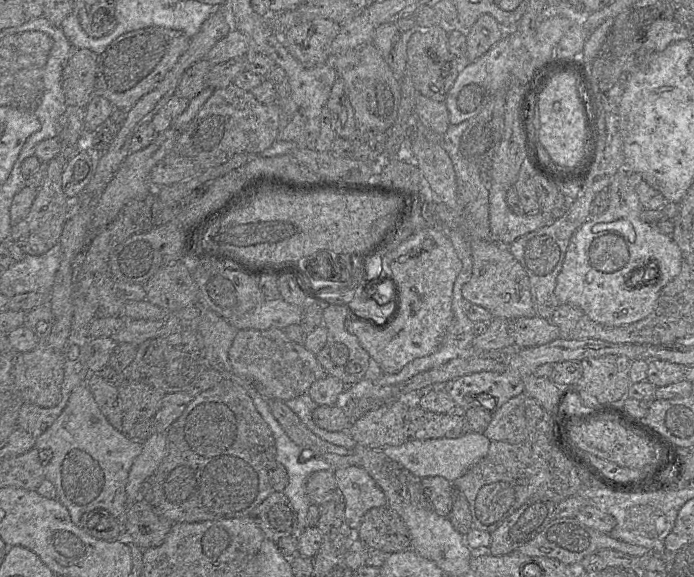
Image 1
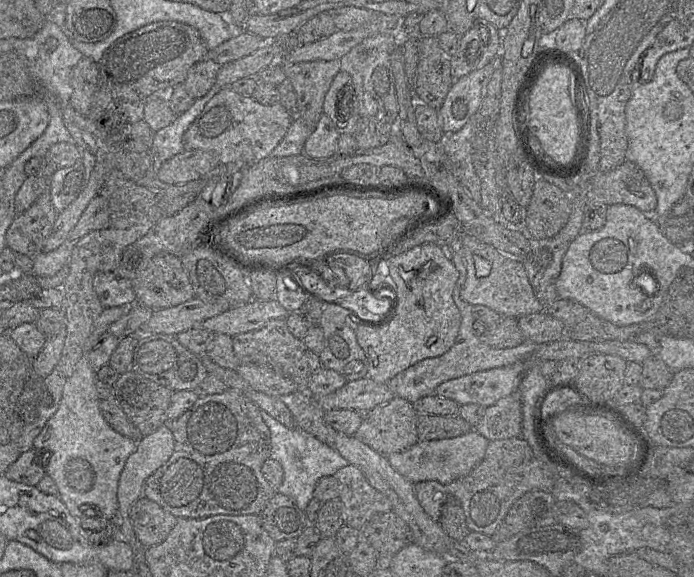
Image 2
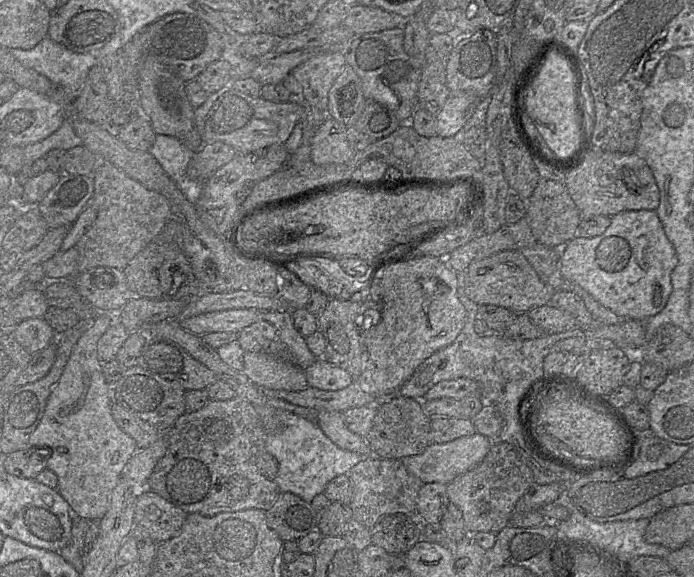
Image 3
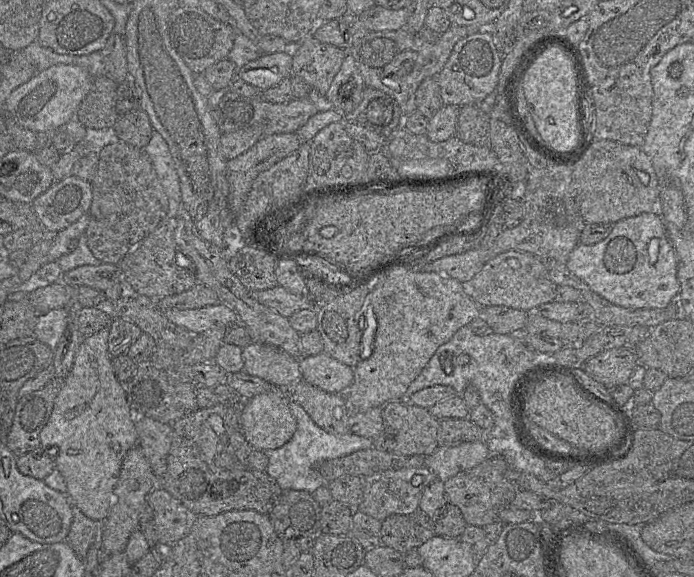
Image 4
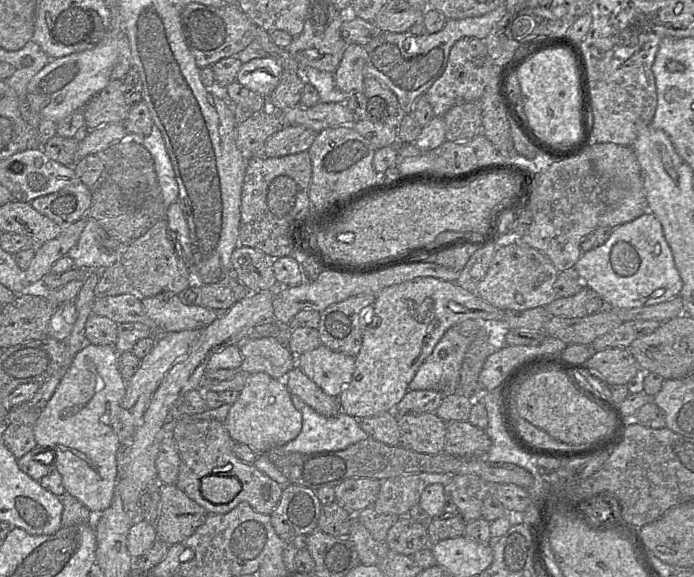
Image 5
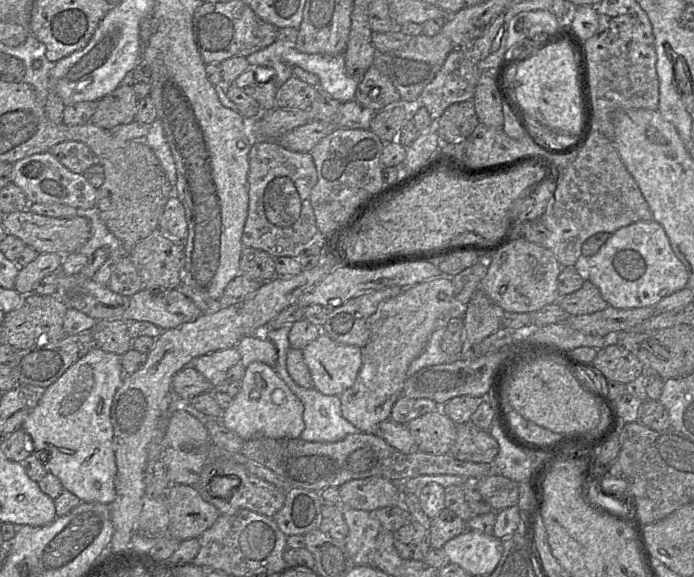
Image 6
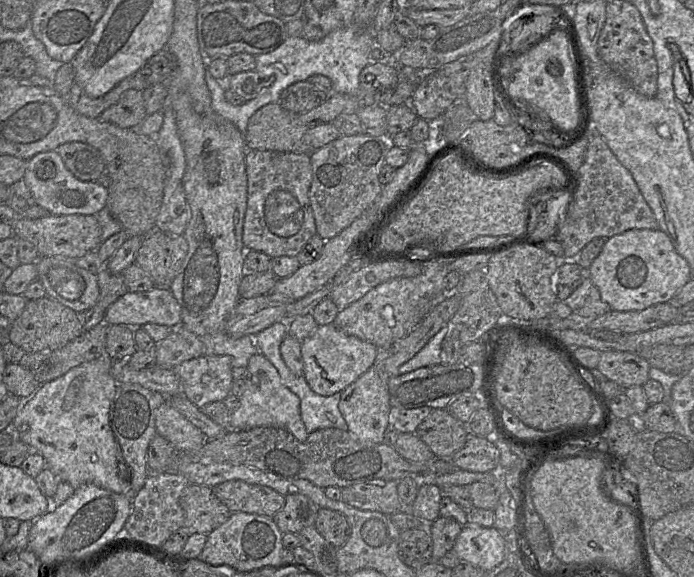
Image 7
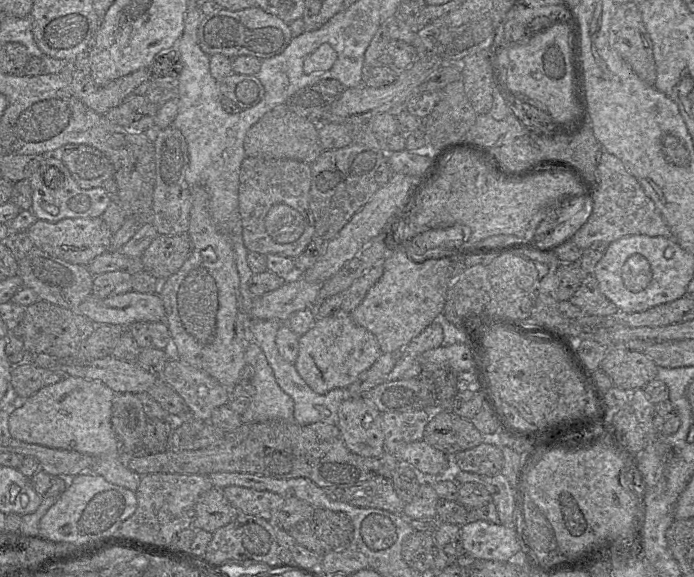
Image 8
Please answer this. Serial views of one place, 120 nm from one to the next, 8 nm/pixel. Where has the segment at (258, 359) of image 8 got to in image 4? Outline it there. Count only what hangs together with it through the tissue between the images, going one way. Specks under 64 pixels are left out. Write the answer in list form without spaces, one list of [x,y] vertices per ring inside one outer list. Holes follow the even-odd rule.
[[[287,390],[267,391],[244,400],[240,409],[239,422],[246,441],[253,449],[277,449],[287,443],[297,429],[297,422],[289,408]]]

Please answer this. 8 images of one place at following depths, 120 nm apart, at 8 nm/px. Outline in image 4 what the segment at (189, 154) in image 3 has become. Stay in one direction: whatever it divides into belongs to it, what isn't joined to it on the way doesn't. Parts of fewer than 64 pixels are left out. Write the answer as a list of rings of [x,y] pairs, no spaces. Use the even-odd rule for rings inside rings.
[[[153,129],[150,142],[143,148],[149,156],[159,182],[168,199],[167,219],[175,218],[182,210],[180,183],[165,139]]]

